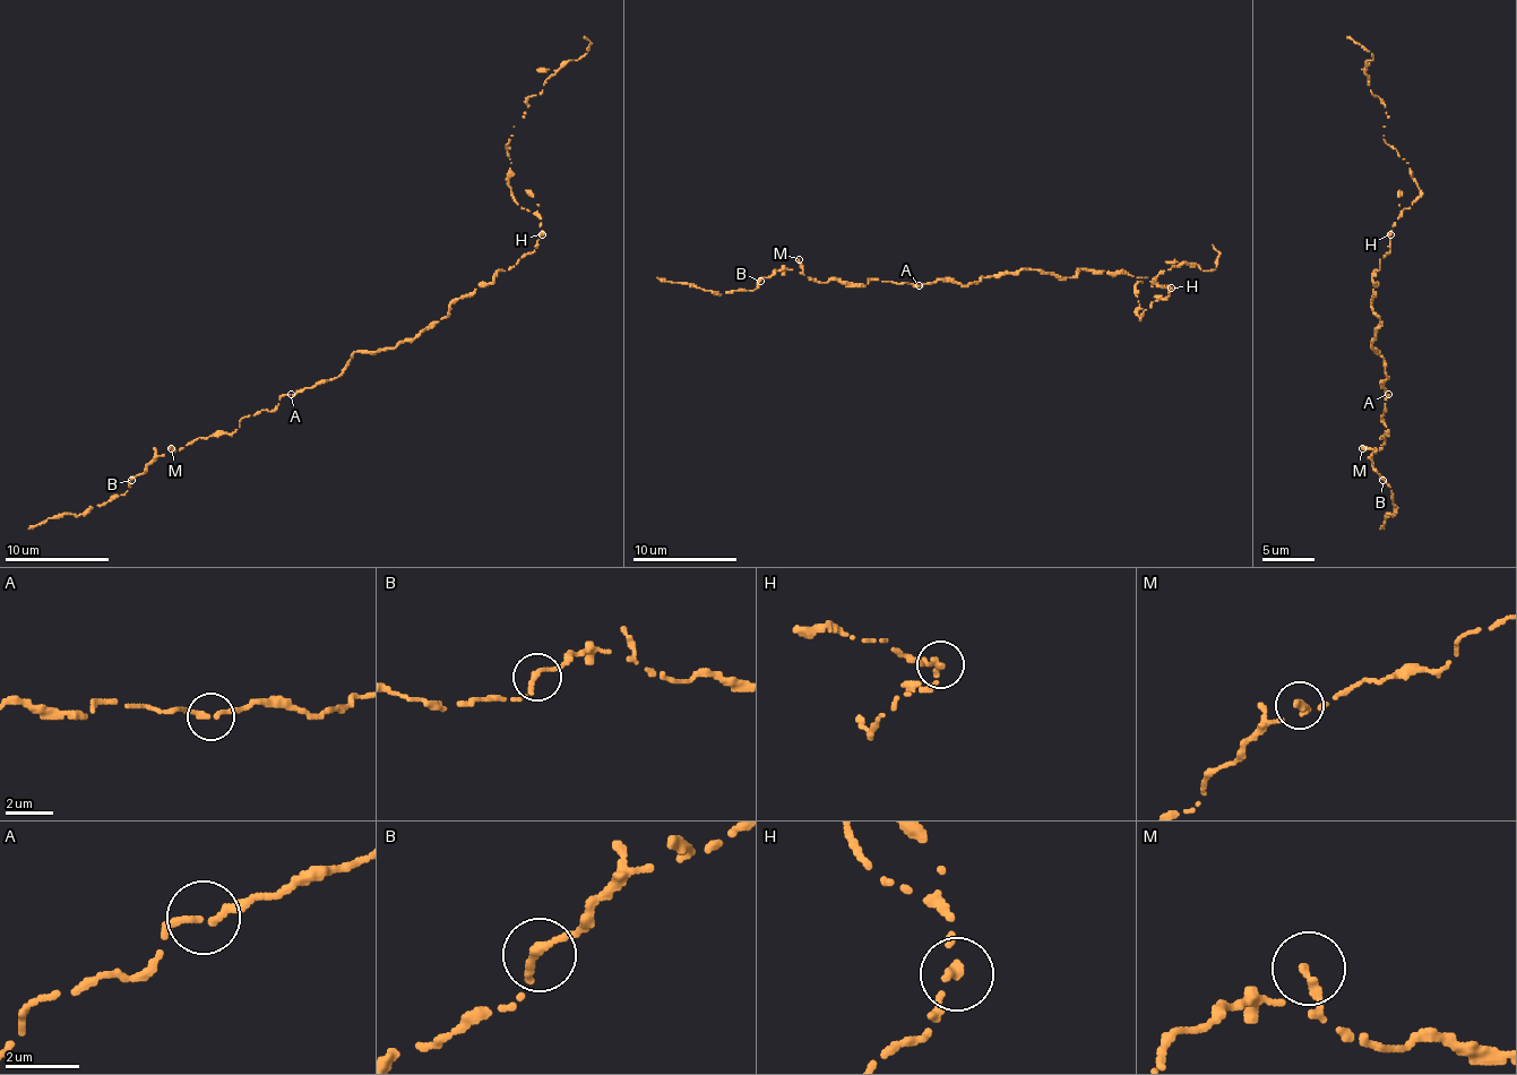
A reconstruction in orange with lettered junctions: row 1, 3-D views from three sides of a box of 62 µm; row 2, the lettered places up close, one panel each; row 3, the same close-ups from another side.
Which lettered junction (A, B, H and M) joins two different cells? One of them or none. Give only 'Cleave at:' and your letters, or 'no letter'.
Cleave at: H

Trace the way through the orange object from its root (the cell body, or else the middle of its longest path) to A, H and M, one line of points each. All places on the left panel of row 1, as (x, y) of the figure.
A: (417, 336), (377, 352), (355, 352), (335, 378), (291, 394)
H: (417, 336), (455, 300), (511, 268), (543, 235)
M: (417, 336), (355, 352), (335, 378), (285, 394), (269, 412), (243, 416), (233, 432), (171, 448)

